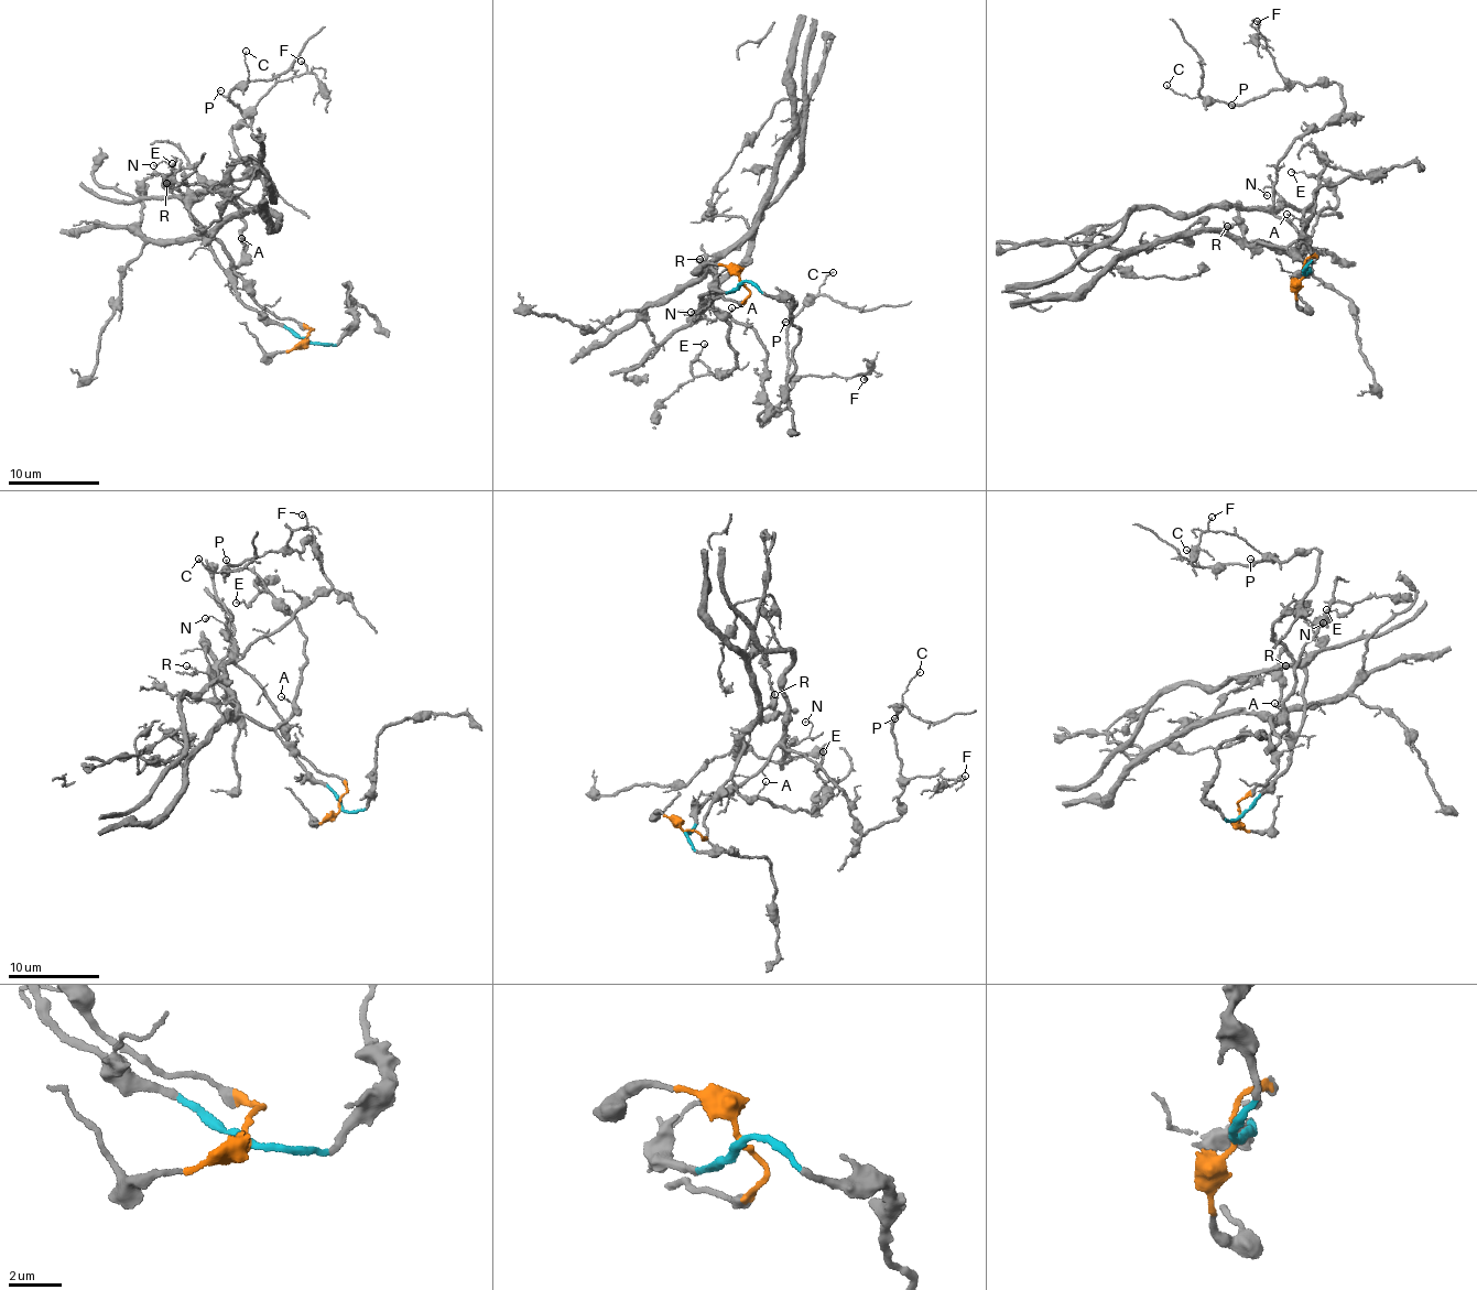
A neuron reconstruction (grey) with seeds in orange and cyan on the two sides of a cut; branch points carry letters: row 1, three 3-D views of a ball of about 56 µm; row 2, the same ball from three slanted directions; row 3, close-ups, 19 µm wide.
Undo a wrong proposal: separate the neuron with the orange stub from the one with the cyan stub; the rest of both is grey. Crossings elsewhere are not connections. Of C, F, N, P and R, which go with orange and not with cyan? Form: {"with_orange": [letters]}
{"with_orange": ["R"]}

